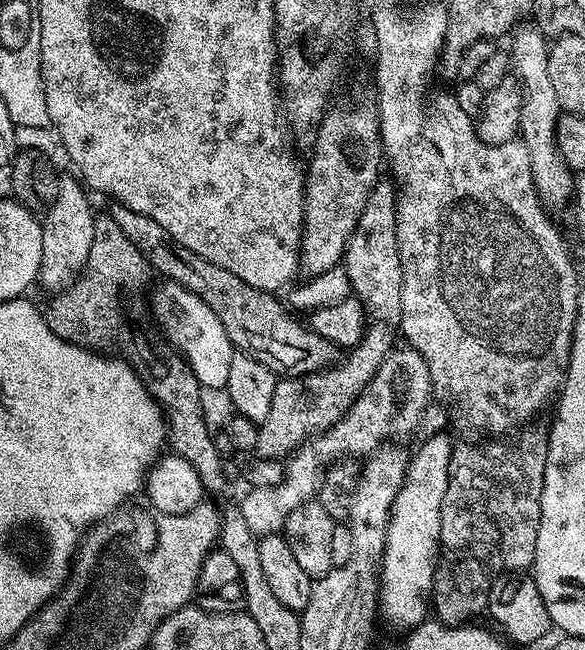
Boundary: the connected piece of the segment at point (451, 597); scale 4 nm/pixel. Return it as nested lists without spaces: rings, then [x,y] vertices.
[[[532,430],[521,431],[520,441],[505,448],[500,442],[492,442],[489,448],[459,443],[453,447],[446,498],[442,498],[440,511],[440,554],[430,593],[431,611],[441,624],[461,627],[475,621],[472,619],[487,609],[490,590],[500,576],[520,574],[531,569],[538,542],[548,432],[528,431]]]

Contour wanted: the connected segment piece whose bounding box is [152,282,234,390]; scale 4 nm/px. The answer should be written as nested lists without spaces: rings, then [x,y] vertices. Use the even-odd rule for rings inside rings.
[[[160,282],[152,292],[152,316],[176,347],[173,349],[188,361],[201,389],[227,389],[234,349],[226,330],[222,330],[222,322],[218,322],[218,314],[214,314],[198,294],[190,294],[190,290],[171,282]]]

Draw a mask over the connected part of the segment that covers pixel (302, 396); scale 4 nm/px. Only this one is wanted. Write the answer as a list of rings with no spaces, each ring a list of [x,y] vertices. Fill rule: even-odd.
[[[377,182],[370,198],[366,198],[366,210],[362,210],[362,218],[358,218],[358,226],[354,226],[354,234],[350,234],[350,242],[344,251],[342,266],[350,278],[352,295],[362,302],[364,307],[364,337],[354,347],[347,349],[348,356],[332,365],[323,372],[311,372],[308,376],[299,378],[280,378],[274,386],[274,399],[270,402],[270,414],[261,422],[256,443],[255,455],[262,460],[280,460],[287,458],[300,447],[301,444],[329,432],[339,420],[351,410],[353,402],[364,393],[364,388],[374,374],[382,366],[382,362],[394,350],[400,332],[402,318],[402,262],[398,254],[398,234],[396,233],[396,200],[398,188],[395,183],[384,184]]]

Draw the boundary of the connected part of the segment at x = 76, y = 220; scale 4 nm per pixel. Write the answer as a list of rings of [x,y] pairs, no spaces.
[[[61,175],[58,198],[54,198],[42,216],[42,262],[38,284],[48,294],[62,292],[78,279],[80,271],[86,266],[86,258],[90,258],[90,246],[94,246],[97,213],[92,212],[85,185],[75,175],[72,176]]]

